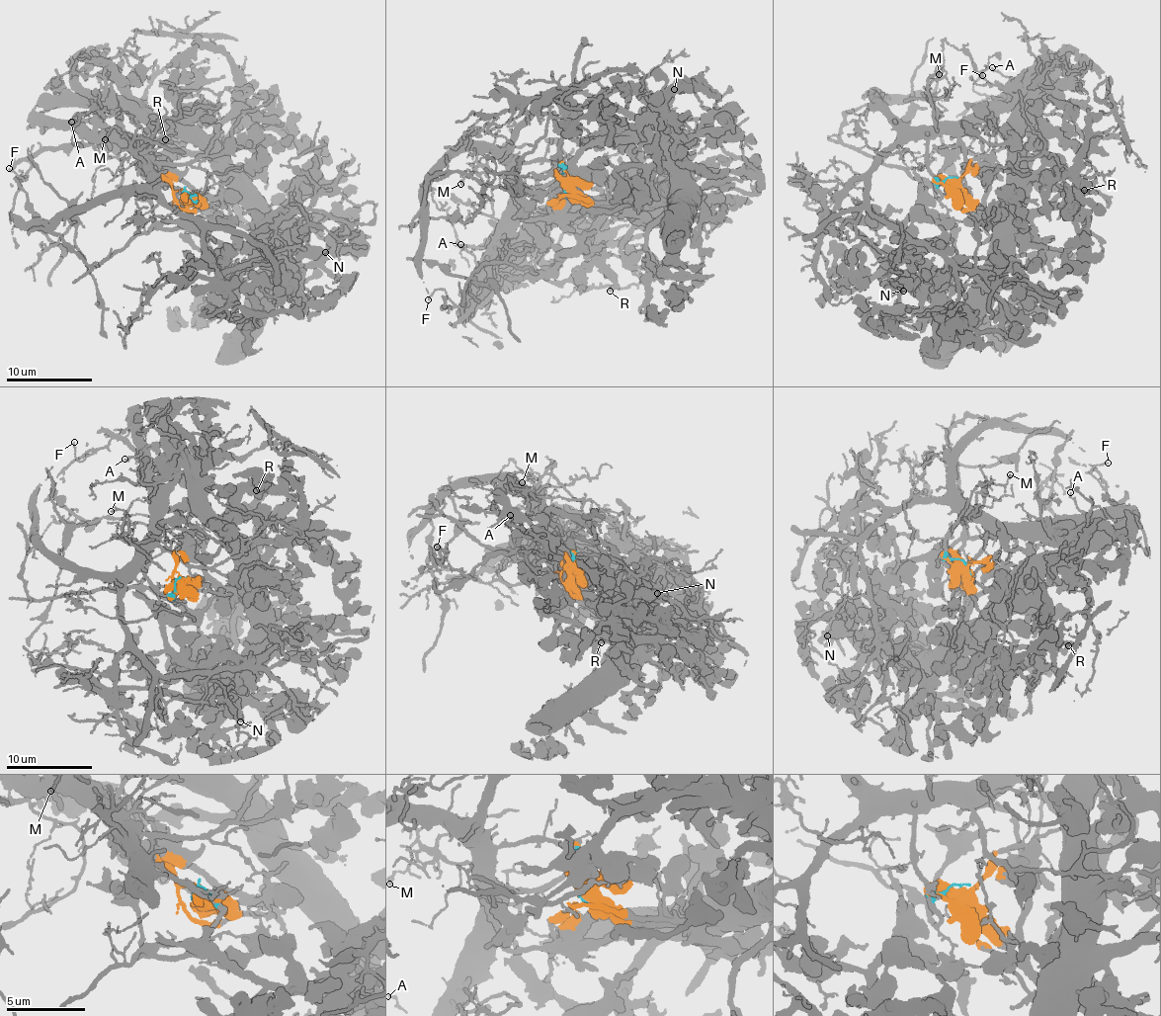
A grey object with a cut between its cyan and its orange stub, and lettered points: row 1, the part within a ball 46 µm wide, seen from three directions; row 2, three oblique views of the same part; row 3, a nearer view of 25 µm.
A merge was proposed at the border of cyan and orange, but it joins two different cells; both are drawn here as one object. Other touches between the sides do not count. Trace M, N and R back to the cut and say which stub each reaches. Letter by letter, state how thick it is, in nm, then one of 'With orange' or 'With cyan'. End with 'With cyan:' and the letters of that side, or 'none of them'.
M: Thickness 100 nm. With cyan
N: Thickness 440 nm. With orange
R: Thickness 320 nm. With orange
With cyan: M

